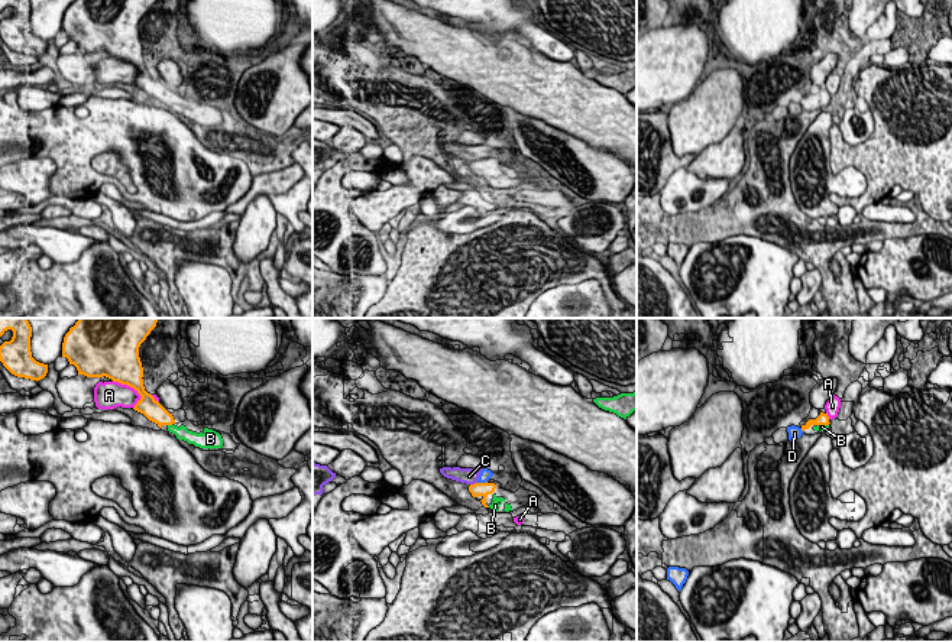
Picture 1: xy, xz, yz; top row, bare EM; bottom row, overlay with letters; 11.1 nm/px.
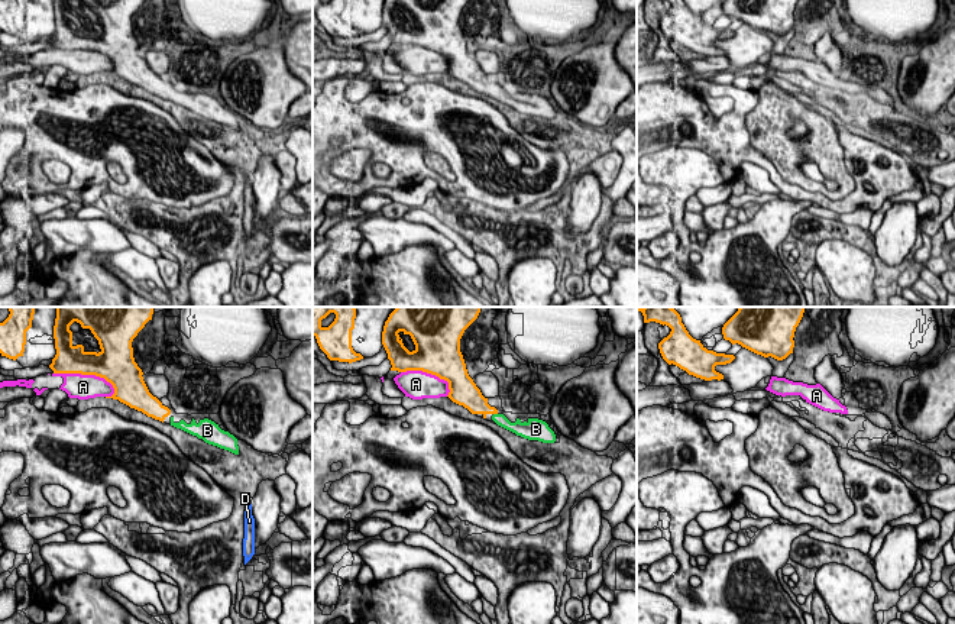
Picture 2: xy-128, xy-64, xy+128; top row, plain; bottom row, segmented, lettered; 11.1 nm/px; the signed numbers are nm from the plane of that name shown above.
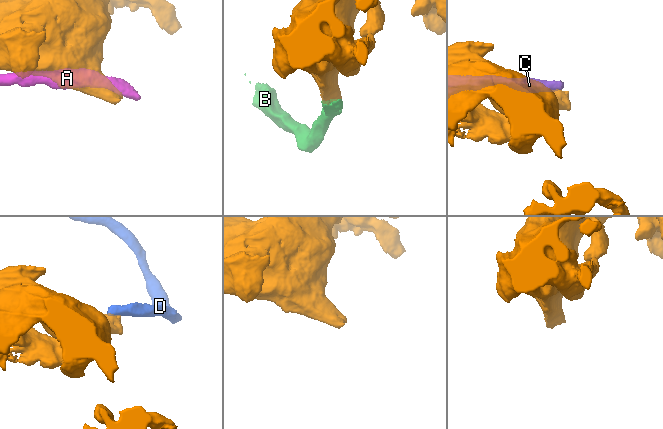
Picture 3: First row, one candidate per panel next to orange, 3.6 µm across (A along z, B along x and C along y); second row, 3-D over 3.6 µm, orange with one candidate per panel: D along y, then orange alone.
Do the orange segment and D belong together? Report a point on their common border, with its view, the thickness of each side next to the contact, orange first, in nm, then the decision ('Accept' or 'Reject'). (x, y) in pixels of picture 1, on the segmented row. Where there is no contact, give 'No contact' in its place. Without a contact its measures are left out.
Touches orange at xz (482, 483). Thickness 160 nm (orange) against 130 nm. Reject

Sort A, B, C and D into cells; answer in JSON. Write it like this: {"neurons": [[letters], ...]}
{"neurons": [["A", "C", "D"], ["B"]]}

